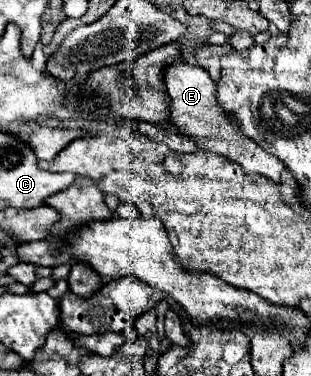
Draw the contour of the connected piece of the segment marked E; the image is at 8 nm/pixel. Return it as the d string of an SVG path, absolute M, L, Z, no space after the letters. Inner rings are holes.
M173 60L163 70L163 84L169 94L169 124L177 128L183 136L189 136L199 150L219 154L235 164L241 166L247 174L263 174L275 182L279 182L279 174L285 168L281 160L275 160L275 156L263 152L251 138L243 136L239 128L235 128L235 120L229 116L223 116L219 112L219 104L215 104L215 82L211 76L195 64L187 64L181 60Z

